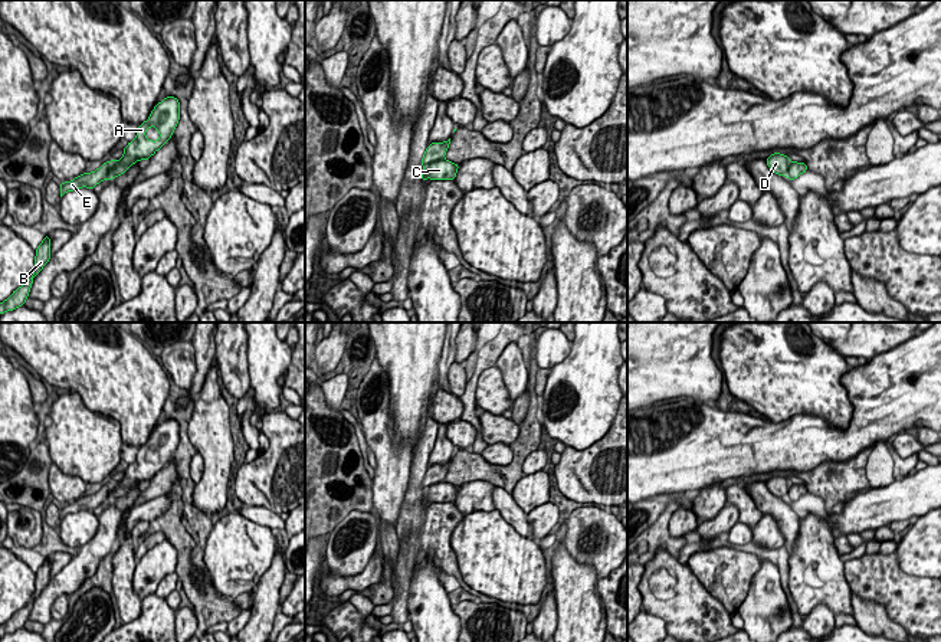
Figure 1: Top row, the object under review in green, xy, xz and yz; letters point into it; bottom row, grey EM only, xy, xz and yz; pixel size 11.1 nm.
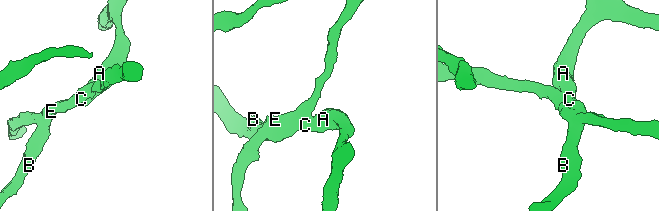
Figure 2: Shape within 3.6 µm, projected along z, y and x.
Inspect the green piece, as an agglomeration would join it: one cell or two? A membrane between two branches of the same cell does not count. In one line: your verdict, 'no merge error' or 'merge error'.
merge error

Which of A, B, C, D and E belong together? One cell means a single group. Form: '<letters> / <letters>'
A B C / D E

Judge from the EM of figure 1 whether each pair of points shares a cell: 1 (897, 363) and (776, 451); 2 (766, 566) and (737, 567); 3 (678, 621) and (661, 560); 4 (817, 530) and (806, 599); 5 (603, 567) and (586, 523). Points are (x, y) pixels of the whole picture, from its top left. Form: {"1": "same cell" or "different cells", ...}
{"1": "same cell", "2": "different cells", "3": "same cell", "4": "same cell", "5": "same cell"}

